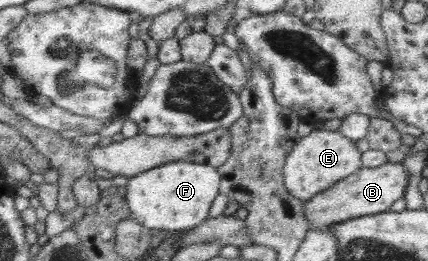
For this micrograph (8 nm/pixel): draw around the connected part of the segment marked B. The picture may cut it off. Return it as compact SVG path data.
M387 162L375 168L363 167L354 175L336 183L324 193L315 195L309 202L305 202L307 218L312 223L313 229L325 229L353 218L387 212L394 201L403 198L408 179L409 173L402 162Z

